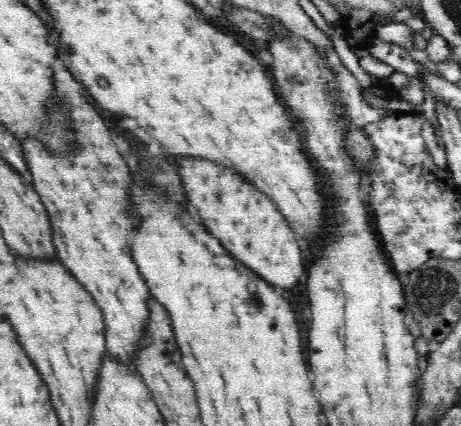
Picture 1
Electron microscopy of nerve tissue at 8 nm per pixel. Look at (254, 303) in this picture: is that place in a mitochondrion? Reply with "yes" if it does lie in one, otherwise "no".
yes

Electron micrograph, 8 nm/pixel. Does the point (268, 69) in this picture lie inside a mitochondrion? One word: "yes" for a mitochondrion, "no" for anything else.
no

